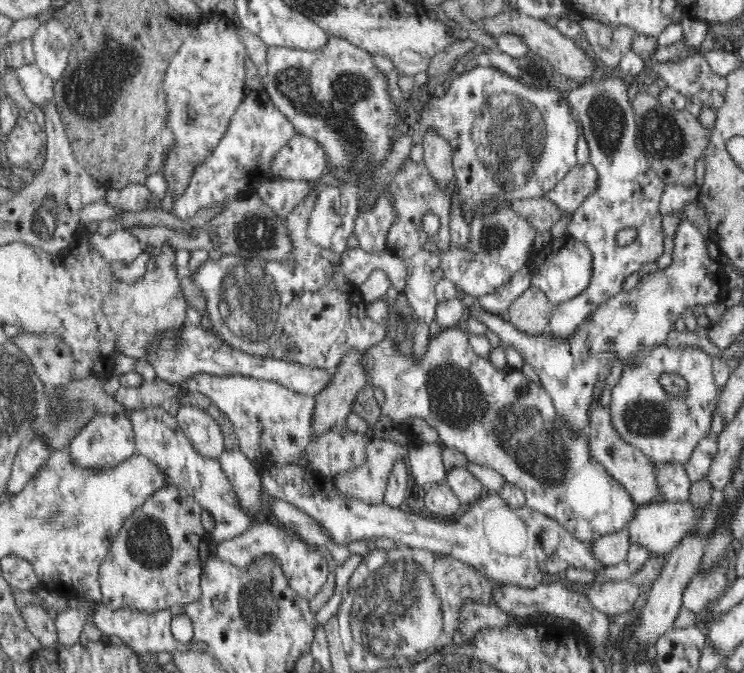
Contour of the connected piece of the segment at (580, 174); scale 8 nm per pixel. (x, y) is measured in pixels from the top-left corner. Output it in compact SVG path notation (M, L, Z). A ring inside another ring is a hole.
M590 162L586 165L577 164L546 196L561 212L571 216L584 200L588 200L588 195L596 190L596 182L598 175Z

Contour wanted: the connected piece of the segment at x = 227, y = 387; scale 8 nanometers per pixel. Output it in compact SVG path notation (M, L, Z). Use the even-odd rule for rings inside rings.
M196 373L180 387L181 390L206 394L212 404L227 415L240 434L238 449L258 467L260 473L272 467L294 466L305 454L313 436L311 420L315 397L300 394L274 381L242 375Z

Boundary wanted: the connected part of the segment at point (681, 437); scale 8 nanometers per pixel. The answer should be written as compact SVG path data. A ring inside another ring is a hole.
M656 345L640 353L635 365L626 365L619 374L617 381L612 385L609 411L612 426L628 444L644 455L654 464L682 463L686 464L693 456L693 450L698 446L700 438L712 435L712 414L716 408L718 386L712 375L712 357L701 349L695 347L668 347ZM664 372L680 374L688 383L688 392L683 398L669 398L660 385L660 376Z

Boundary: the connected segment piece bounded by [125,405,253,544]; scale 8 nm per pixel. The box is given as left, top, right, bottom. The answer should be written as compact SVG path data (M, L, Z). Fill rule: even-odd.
M166 405L138 410L125 409L129 412L129 419L133 426L137 454L152 461L159 470L163 471L165 478L172 485L186 490L202 505L203 509L213 514L215 527L210 537L215 544L242 534L253 524L252 516L249 516L239 505L234 487L223 473L219 460L204 457L196 452L175 417L168 413Z

